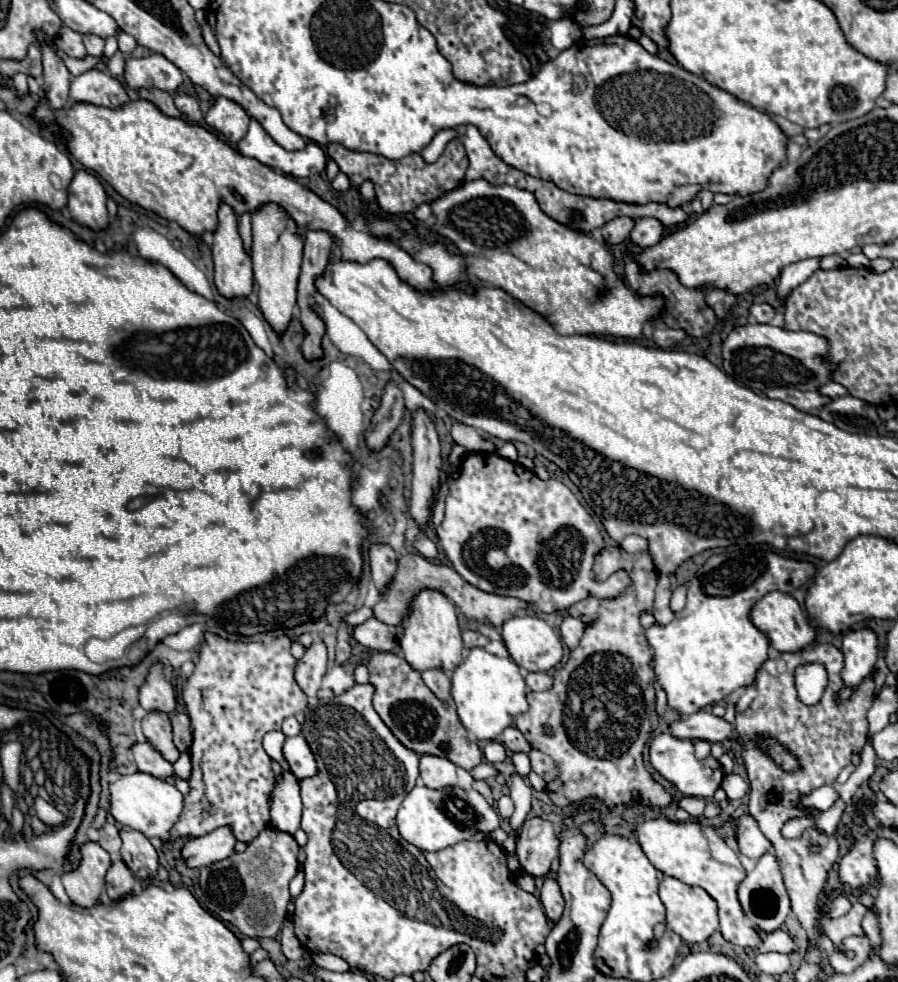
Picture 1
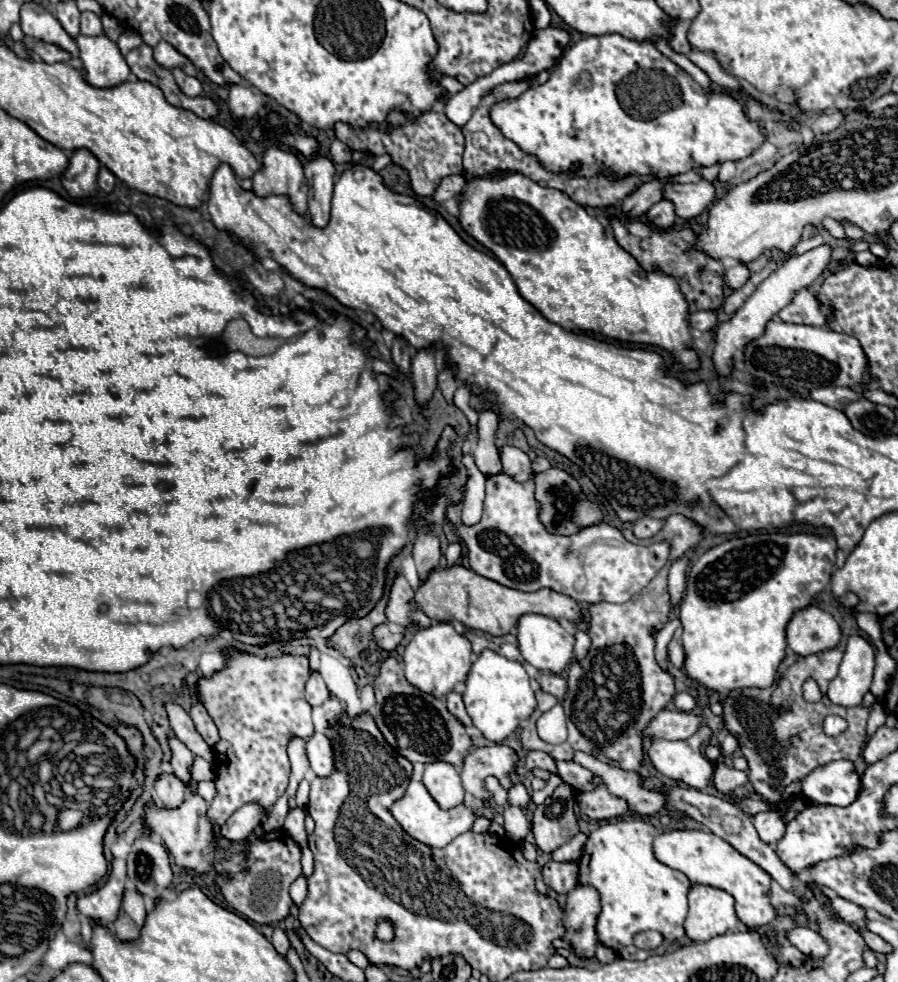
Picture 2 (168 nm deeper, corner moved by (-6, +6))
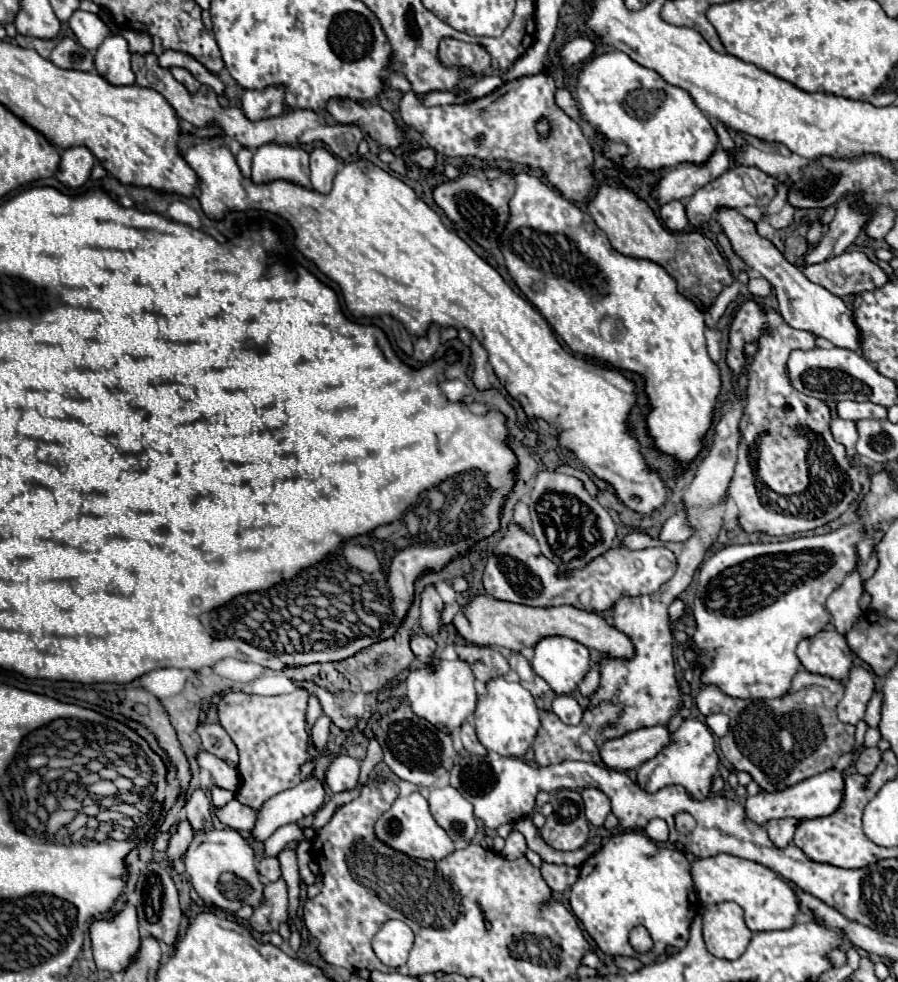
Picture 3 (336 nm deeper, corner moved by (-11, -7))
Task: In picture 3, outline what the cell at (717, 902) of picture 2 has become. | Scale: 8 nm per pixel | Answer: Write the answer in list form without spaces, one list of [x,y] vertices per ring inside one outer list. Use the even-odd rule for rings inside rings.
[[[735,902],[713,904],[703,914],[703,938],[707,950],[717,958],[739,958],[753,938],[743,920],[743,908]]]

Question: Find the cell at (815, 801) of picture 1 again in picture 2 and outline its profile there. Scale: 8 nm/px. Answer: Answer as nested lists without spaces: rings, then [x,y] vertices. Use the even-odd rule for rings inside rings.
[[[832,761],[814,769],[802,783],[802,795],[820,805],[848,807],[862,791],[860,773],[852,761]]]

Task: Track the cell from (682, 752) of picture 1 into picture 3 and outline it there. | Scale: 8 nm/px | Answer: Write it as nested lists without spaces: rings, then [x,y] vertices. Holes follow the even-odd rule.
[[[685,720],[677,732],[671,734],[671,742],[651,760],[643,762],[637,770],[637,784],[645,792],[657,792],[669,784],[683,786],[693,800],[705,800],[711,792],[711,780],[717,774],[719,754],[711,730],[701,720]]]

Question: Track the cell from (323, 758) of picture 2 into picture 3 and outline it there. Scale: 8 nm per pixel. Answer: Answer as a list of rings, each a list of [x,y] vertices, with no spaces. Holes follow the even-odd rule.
[[[335,756],[329,764],[325,782],[333,792],[345,792],[359,784],[359,762],[349,756]]]

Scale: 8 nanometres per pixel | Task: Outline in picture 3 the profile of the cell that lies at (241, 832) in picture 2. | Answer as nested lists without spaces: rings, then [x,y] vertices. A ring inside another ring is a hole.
[[[309,776],[303,778],[297,786],[269,798],[259,808],[259,818],[253,828],[255,840],[267,840],[277,828],[297,822],[303,816],[315,814],[325,802],[323,780]]]

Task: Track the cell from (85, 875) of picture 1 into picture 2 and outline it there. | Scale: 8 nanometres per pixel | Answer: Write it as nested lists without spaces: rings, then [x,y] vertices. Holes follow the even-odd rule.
[[[114,857],[112,869],[102,887],[96,891],[78,897],[76,905],[84,917],[98,919],[102,925],[108,925],[116,919],[120,909],[120,893],[126,887],[126,861]]]

